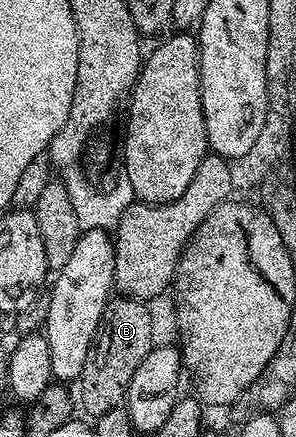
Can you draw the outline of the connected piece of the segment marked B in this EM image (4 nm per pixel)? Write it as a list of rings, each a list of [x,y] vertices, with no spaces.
[[[115,295],[105,307],[95,343],[77,382],[77,401],[81,409],[88,413],[88,418],[105,415],[105,411],[118,409],[126,402],[129,383],[133,383],[137,367],[141,367],[145,355],[149,355],[153,348],[151,313],[143,305],[146,304],[142,300]]]

